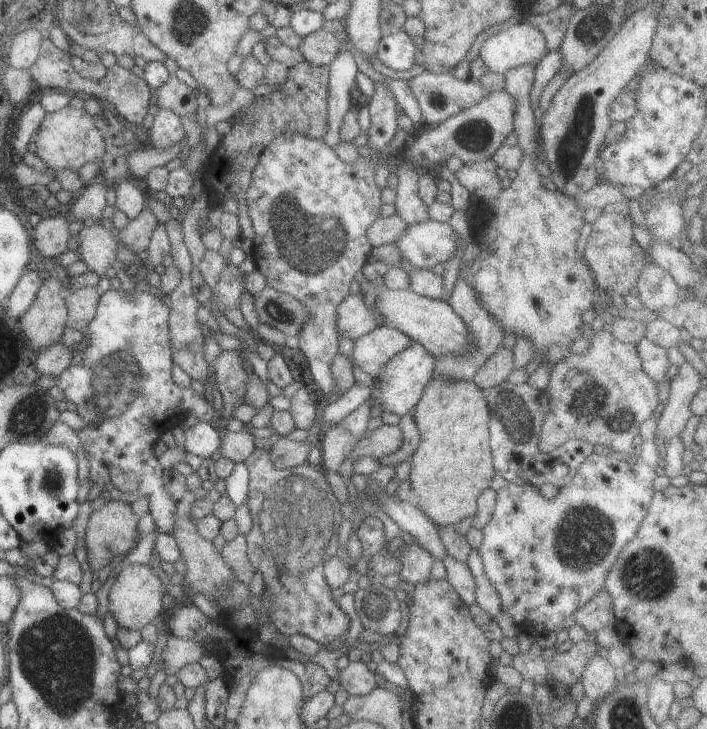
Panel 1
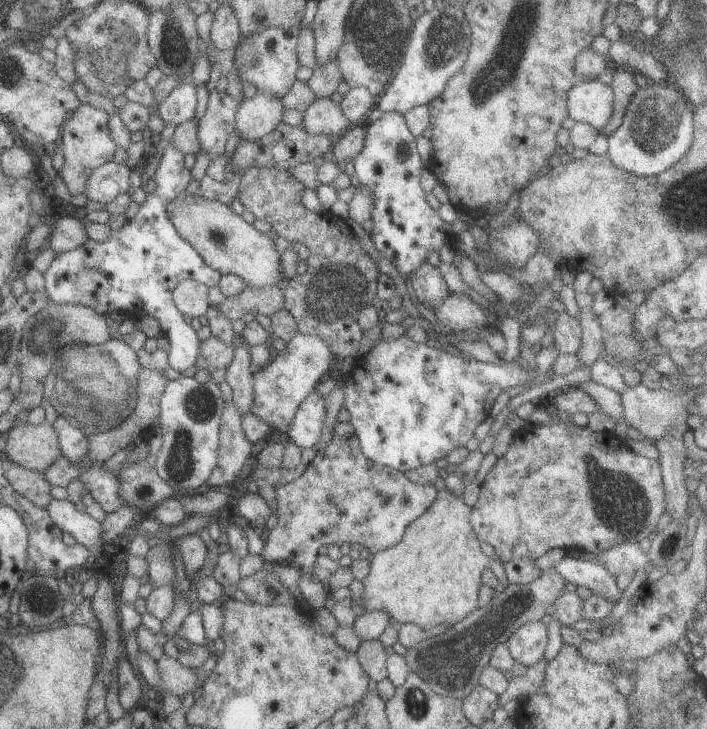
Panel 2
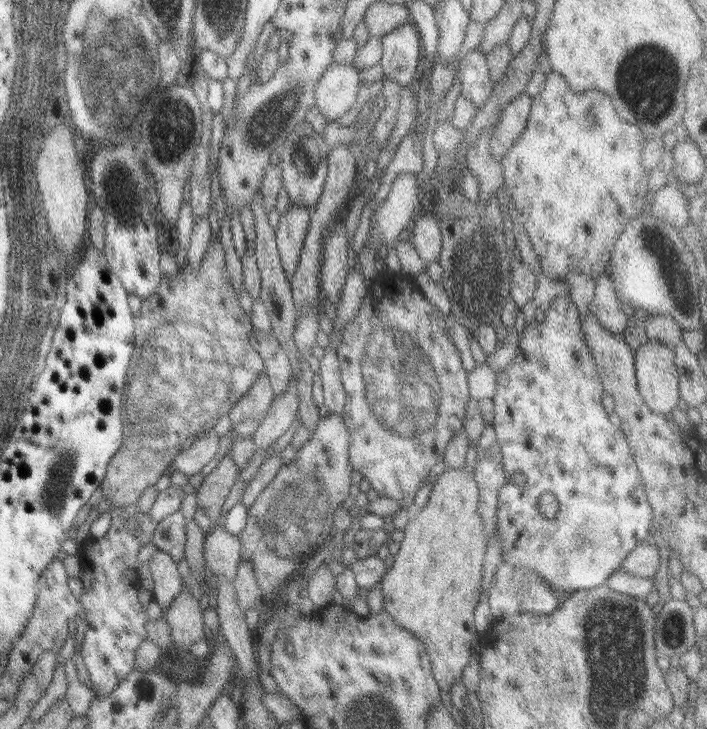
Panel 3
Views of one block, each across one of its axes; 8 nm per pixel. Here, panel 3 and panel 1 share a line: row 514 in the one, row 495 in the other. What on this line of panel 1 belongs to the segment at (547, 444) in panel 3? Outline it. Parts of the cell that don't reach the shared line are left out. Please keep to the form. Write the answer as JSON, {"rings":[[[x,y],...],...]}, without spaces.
{"rings":[[[656,415],[646,418],[645,422],[641,424],[639,435],[643,439],[643,444],[637,447],[634,462],[627,462],[625,457],[619,457],[613,453],[596,454],[591,453],[583,462],[576,468],[575,474],[571,480],[560,486],[555,496],[552,498],[545,498],[538,492],[538,487],[527,483],[512,483],[508,482],[503,488],[496,490],[496,499],[494,502],[494,509],[491,518],[481,528],[482,539],[477,548],[480,559],[481,569],[480,574],[485,582],[490,586],[495,587],[496,593],[500,598],[501,611],[506,612],[520,627],[523,622],[529,622],[531,626],[543,626],[545,634],[551,631],[567,630],[574,624],[573,613],[583,606],[592,596],[595,596],[602,590],[602,586],[607,576],[607,570],[611,568],[611,564],[615,562],[619,550],[623,548],[623,544],[627,544],[633,534],[637,532],[639,524],[645,516],[647,507],[649,506],[654,489],[651,486],[651,481],[656,477],[654,468],[659,459],[661,449],[655,446],[654,432],[656,429]]]}

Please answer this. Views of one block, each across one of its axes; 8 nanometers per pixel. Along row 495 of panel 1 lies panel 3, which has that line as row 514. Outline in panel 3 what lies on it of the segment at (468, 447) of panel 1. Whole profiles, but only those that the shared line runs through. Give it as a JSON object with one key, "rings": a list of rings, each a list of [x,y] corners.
{"rings":[[[465,467],[444,470],[435,478],[425,504],[412,510],[399,542],[393,564],[386,568],[380,584],[382,608],[403,629],[415,635],[429,659],[431,675],[440,691],[448,693],[455,682],[460,682],[463,667],[471,656],[471,640],[477,636],[473,628],[473,611],[480,598],[481,570],[488,536],[477,513],[478,490],[472,472]]]}

